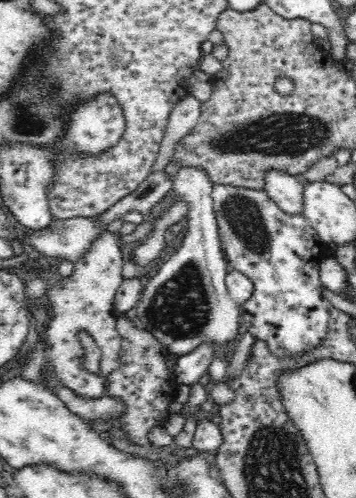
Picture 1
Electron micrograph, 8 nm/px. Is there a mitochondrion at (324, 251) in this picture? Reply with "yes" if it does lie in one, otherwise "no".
no

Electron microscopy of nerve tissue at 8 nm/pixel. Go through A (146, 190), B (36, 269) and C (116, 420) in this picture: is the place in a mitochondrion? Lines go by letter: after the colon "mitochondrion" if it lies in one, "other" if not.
A: other
B: other
C: other

